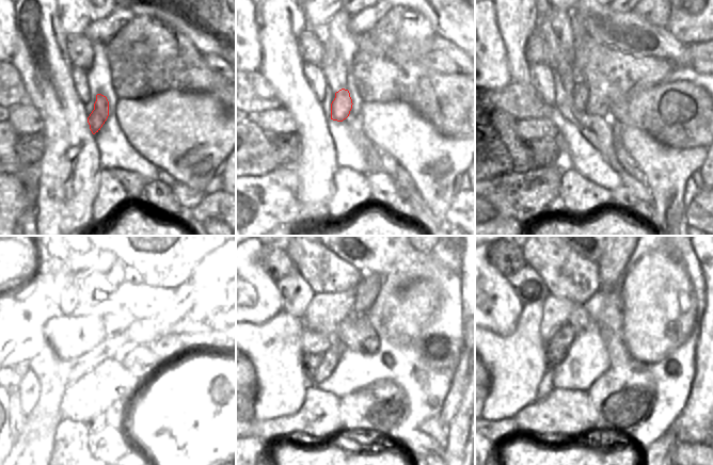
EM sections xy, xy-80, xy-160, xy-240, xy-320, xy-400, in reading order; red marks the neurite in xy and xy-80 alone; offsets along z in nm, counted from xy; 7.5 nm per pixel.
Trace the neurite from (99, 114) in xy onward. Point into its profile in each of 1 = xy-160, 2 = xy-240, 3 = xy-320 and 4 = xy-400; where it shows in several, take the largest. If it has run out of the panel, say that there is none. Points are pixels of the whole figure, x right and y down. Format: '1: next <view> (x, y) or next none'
1: next xy-160 (582, 96)
2: next xy-240 (112, 314)
3: next xy-320 (366, 290)
4: next xy-400 (614, 258)

